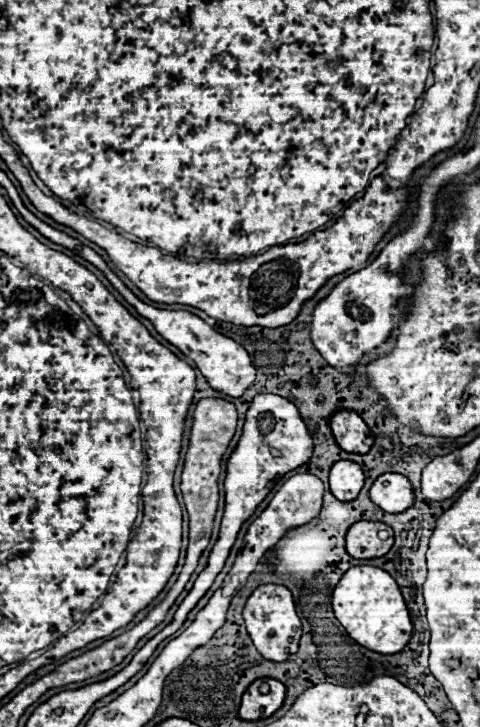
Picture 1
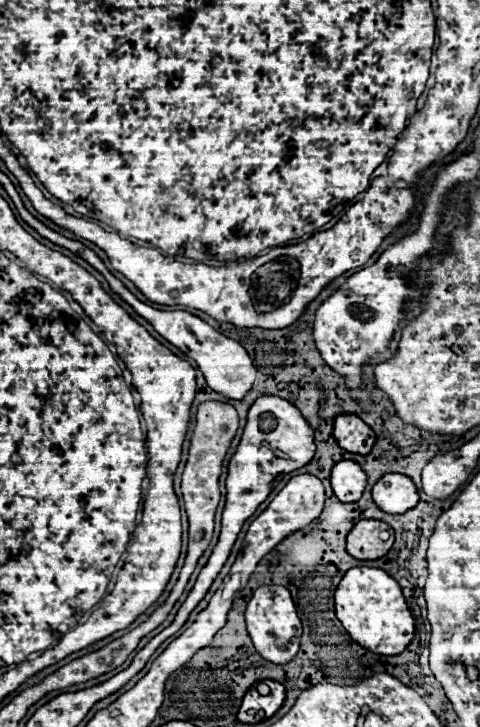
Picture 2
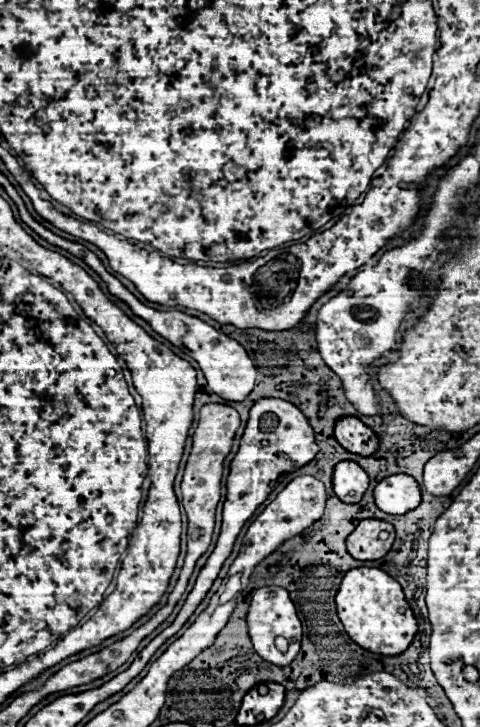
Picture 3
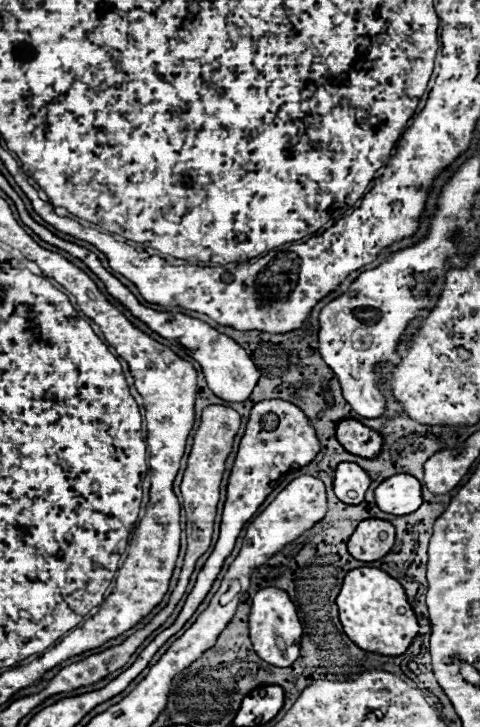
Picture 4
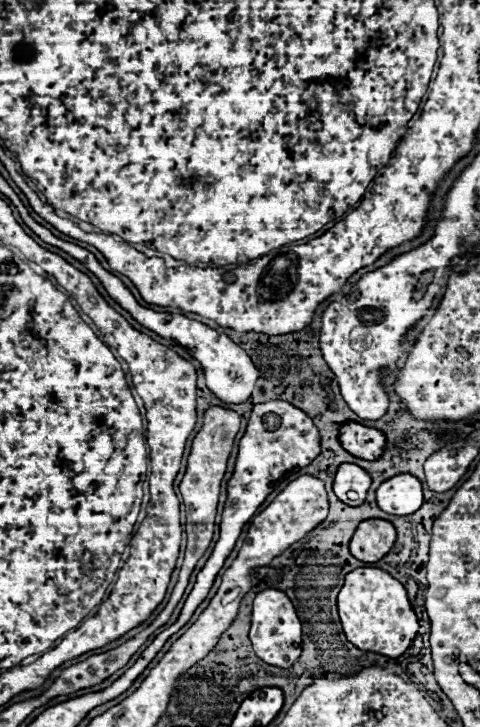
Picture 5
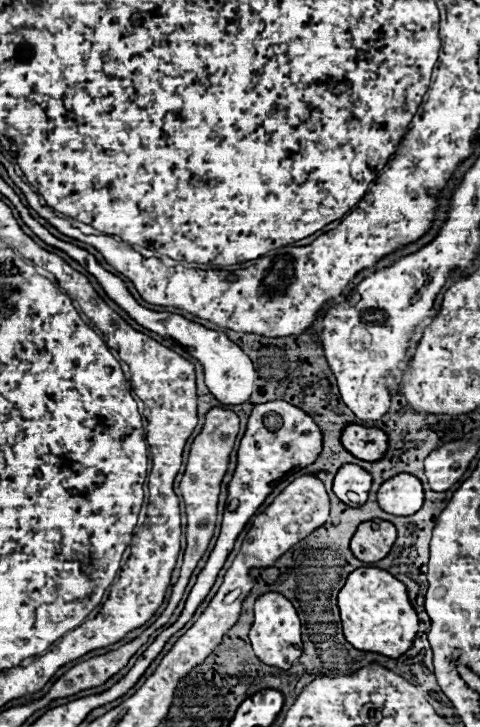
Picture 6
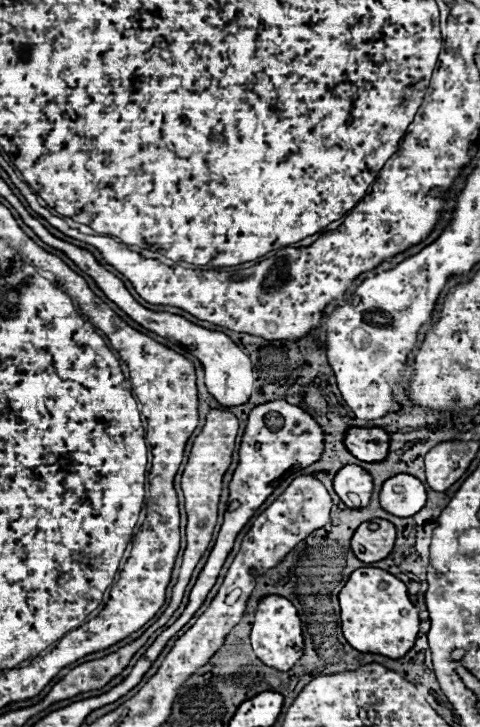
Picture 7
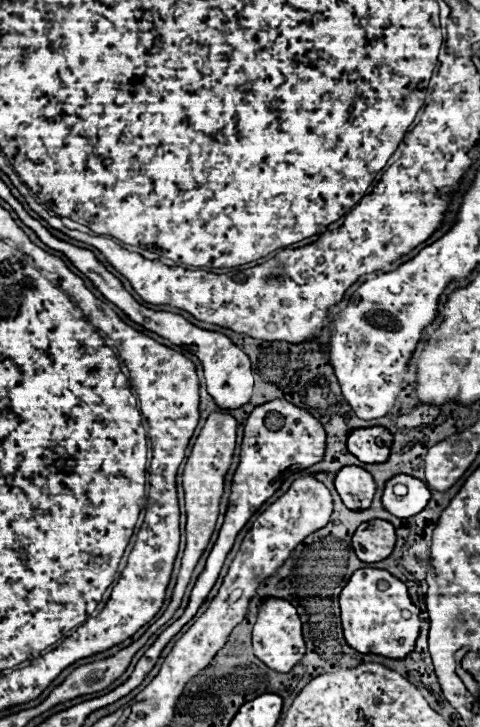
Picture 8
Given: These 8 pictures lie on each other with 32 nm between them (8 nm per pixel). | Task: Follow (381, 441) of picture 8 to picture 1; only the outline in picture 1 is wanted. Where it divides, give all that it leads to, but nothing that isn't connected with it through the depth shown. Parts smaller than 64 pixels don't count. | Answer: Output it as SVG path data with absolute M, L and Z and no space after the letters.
M336 412L330 422L338 446L352 454L366 454L374 444L374 434L356 412Z

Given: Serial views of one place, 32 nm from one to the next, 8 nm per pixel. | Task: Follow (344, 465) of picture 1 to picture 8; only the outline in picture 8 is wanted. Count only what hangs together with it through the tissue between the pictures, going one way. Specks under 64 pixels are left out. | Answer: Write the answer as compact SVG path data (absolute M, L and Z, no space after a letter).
M344 466L336 474L336 490L350 510L366 510L376 494L376 482L370 472L358 466Z

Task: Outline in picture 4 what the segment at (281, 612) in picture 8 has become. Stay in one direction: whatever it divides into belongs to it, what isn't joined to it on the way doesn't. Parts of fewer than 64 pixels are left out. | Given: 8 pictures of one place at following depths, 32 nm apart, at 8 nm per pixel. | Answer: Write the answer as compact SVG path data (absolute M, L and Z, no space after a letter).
M280 588L258 590L250 610L250 640L254 644L254 652L272 666L288 668L300 654L300 638L302 638L302 624L298 620L296 606L288 598L288 594Z

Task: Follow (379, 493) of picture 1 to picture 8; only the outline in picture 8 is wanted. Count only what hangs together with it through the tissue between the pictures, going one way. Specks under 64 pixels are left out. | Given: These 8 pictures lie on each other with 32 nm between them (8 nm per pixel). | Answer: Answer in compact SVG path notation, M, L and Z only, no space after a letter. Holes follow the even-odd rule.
M398 474L386 482L386 488L382 494L382 504L390 514L394 514L398 518L410 518L426 508L430 496L432 496L432 492L426 482L422 482L414 476L408 476L408 474ZM398 484L406 486L404 496L394 494L394 486L398 486Z

